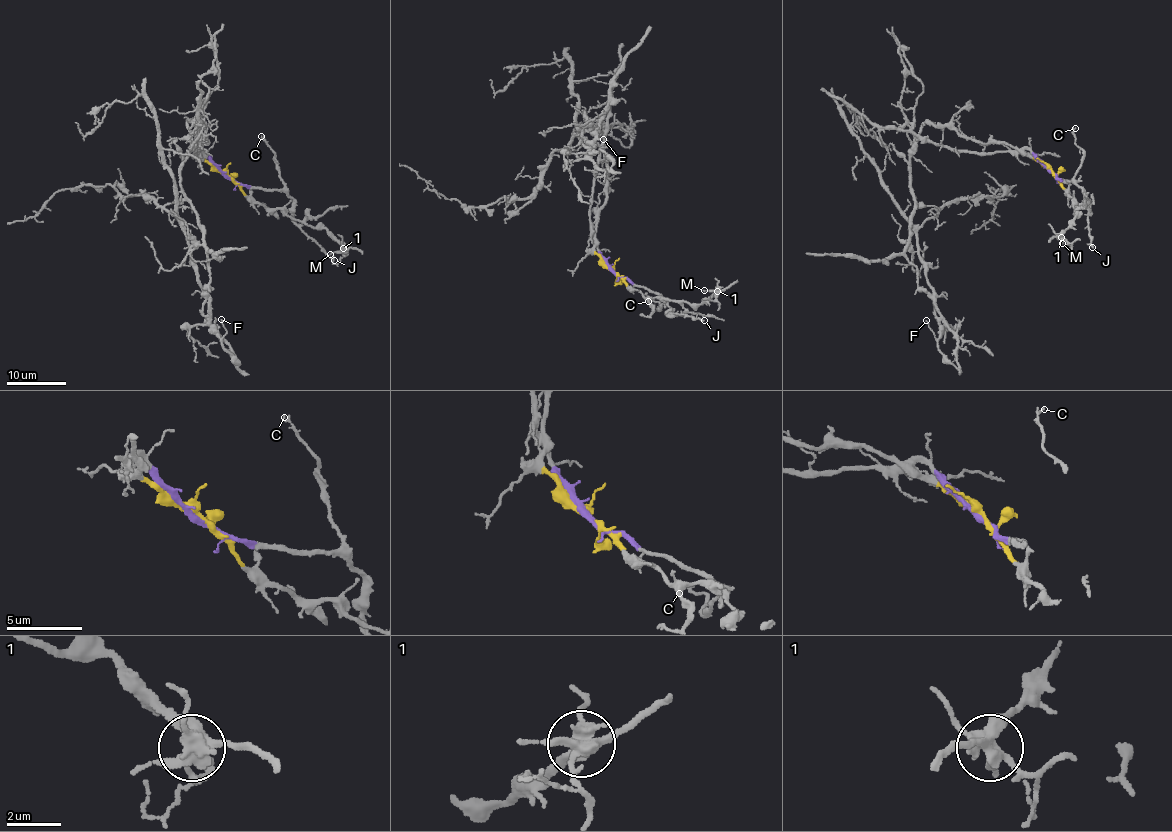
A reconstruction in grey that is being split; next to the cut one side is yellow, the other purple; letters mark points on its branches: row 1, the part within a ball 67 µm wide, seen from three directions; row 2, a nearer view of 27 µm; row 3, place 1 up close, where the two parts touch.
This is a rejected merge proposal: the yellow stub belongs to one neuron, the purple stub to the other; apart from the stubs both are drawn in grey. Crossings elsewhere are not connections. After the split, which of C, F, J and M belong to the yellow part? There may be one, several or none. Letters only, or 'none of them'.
F, M

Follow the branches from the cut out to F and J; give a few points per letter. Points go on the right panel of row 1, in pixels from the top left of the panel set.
F: (1050, 169), (1003, 142), (921, 127), (905, 257), (932, 300), (937, 339), (926, 320)
J: (1050, 169), (1057, 177), (1074, 181), (1082, 188), (1092, 247)

